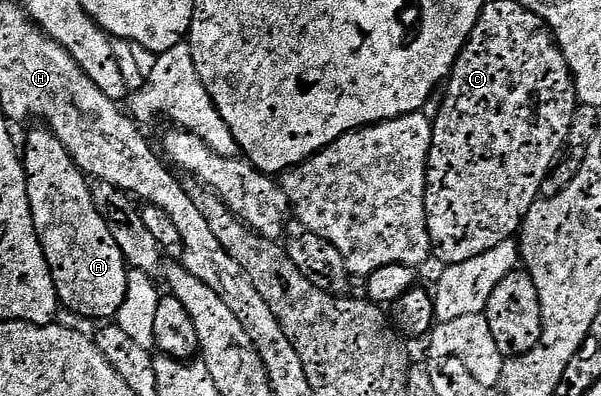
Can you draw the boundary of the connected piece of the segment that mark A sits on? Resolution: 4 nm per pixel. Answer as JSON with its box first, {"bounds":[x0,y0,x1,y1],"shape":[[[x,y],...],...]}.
{"bounds":[22,125,130,321],"shape":[[[43,125],[37,128],[37,131],[30,132],[28,140],[22,143],[22,162],[34,225],[52,274],[56,295],[65,308],[68,306],[70,310],[77,311],[80,315],[93,315],[96,319],[104,319],[100,321],[111,320],[126,297],[130,268],[124,262],[122,249],[118,249],[114,237],[110,237],[106,221],[102,221],[98,209],[94,209],[92,189],[84,172],[70,157],[62,141],[54,137],[52,131]]]}

